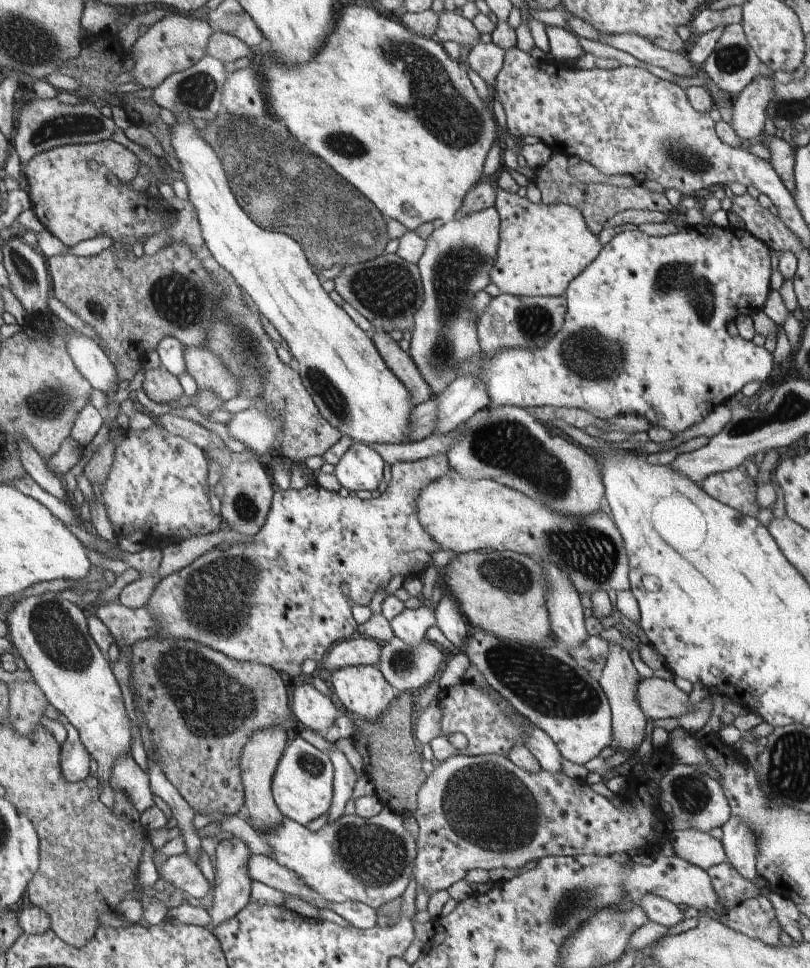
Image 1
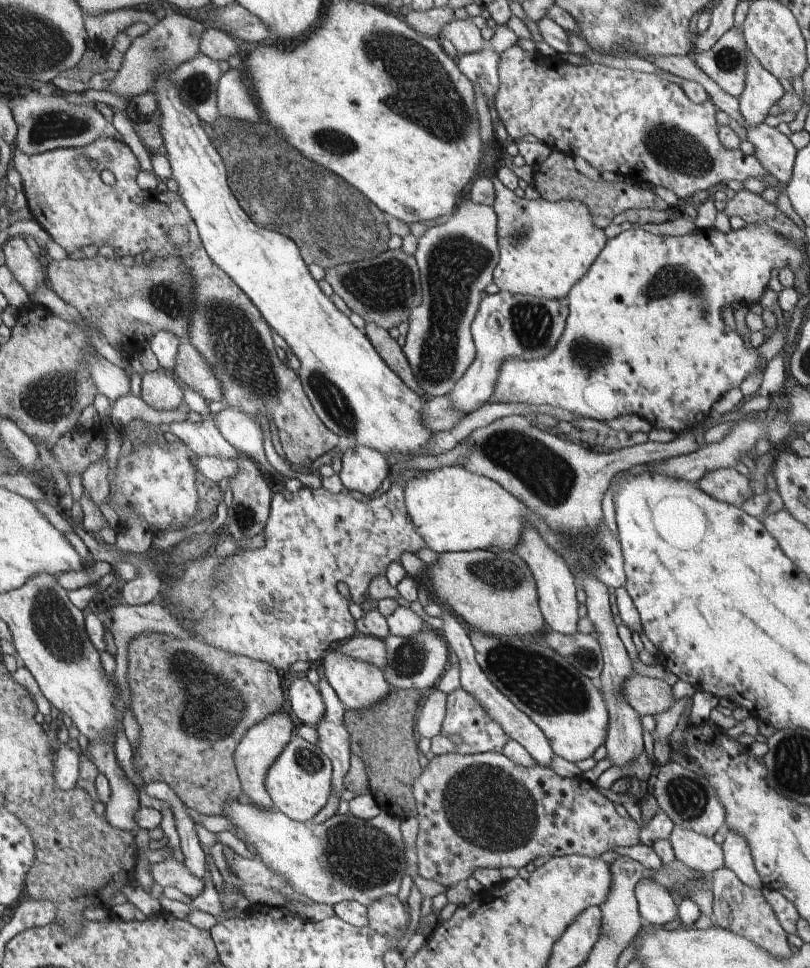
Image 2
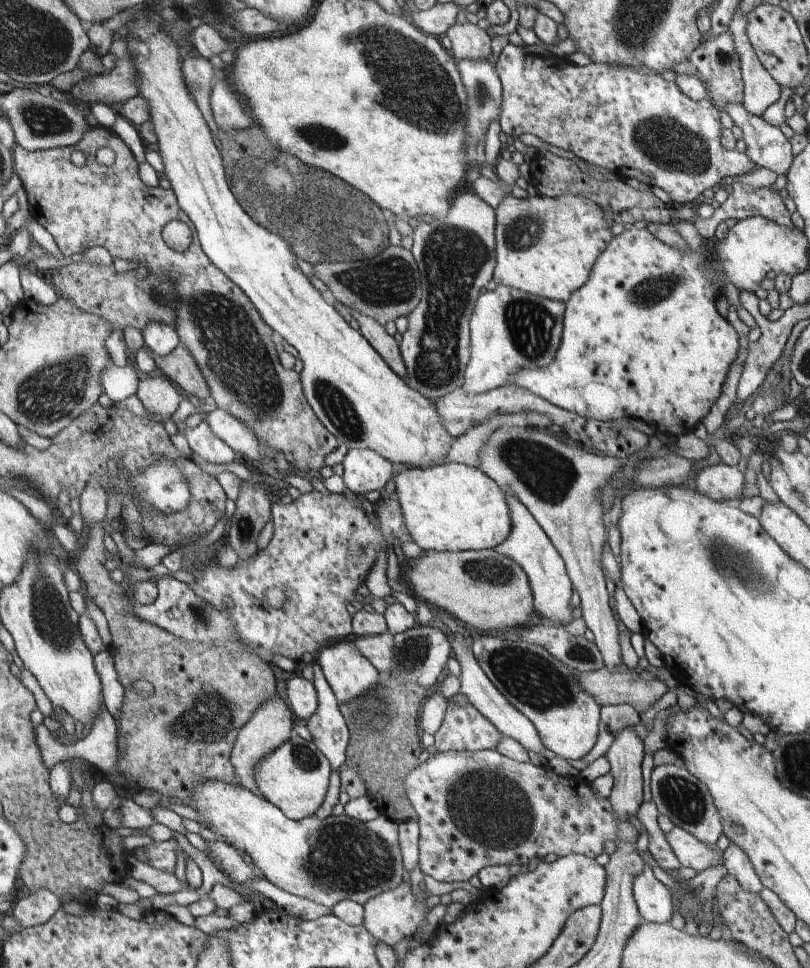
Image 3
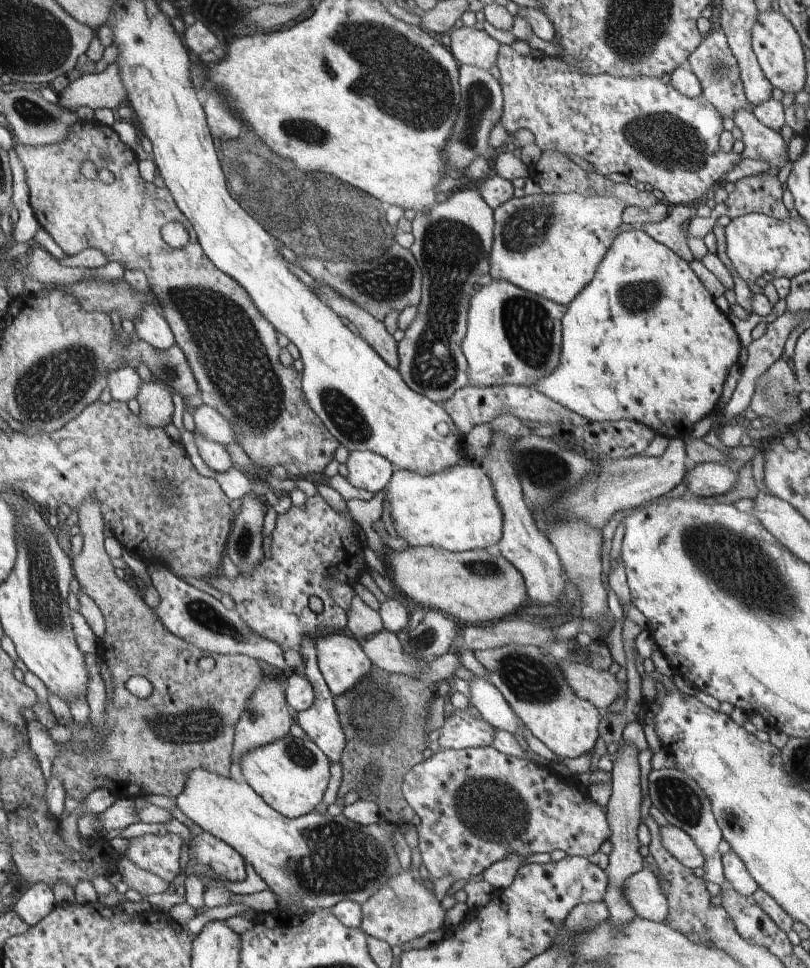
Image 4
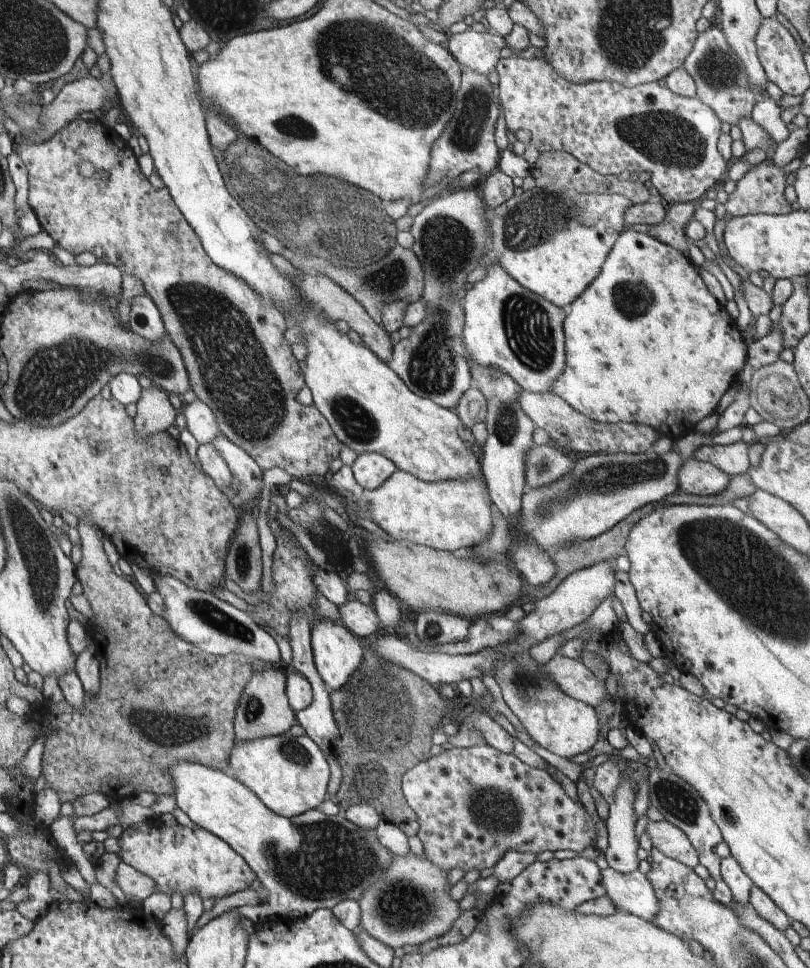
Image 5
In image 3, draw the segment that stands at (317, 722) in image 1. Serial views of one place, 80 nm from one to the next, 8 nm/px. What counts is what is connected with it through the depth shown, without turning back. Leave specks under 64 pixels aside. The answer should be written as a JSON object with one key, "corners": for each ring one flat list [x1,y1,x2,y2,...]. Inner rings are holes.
{"corners":[[298,673,287,686,288,702,303,723,317,709,317,692,314,684]]}

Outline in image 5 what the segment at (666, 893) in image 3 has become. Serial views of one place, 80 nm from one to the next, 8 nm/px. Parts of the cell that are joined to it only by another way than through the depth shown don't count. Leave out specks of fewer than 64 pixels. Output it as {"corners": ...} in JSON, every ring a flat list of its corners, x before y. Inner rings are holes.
{"corners":[[610,867,601,872,606,896,617,911,623,911,650,922,654,920,654,916,660,910,660,902,646,874,639,871,622,874]]}

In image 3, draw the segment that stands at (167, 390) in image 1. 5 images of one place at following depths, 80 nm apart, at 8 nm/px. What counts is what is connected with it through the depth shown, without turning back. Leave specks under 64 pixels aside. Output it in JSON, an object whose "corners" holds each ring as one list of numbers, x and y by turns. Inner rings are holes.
{"corners":[[160,373,149,374,137,388,137,397,148,416,155,416,152,420,162,423,178,410,183,395,176,384]]}

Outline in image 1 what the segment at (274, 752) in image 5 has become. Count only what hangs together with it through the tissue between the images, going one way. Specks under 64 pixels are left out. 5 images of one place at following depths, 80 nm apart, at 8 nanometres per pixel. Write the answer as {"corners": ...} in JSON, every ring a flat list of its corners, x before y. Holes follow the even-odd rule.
{"corners":[[296,735,285,749,274,774,273,797,284,816,308,826,309,822,328,812,331,807,333,781,333,762,329,755]]}

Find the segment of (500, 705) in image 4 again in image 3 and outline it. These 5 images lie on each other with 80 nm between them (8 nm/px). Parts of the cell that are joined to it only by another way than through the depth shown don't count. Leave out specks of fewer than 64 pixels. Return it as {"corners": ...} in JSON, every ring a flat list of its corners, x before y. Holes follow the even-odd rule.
{"corners":[[454,633,452,637,456,637,455,641,451,642,451,650,453,656,457,659,462,670,460,674,461,692,466,694,469,703,476,707,497,729,504,735,517,740,526,750,533,750,538,754,542,754,546,749,540,740,540,735,536,732,534,725,525,714,522,714,506,697,496,688,496,685,484,674,484,671,477,663,475,656,471,650,464,646,464,635]]}

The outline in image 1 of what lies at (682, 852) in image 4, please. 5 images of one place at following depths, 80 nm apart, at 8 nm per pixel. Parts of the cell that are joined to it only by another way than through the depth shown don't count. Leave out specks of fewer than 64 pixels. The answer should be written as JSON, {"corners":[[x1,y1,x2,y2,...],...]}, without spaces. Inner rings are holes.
{"corners":[[694,828,673,830,669,839,675,856,707,871,711,866,725,862,726,855,721,840]]}

